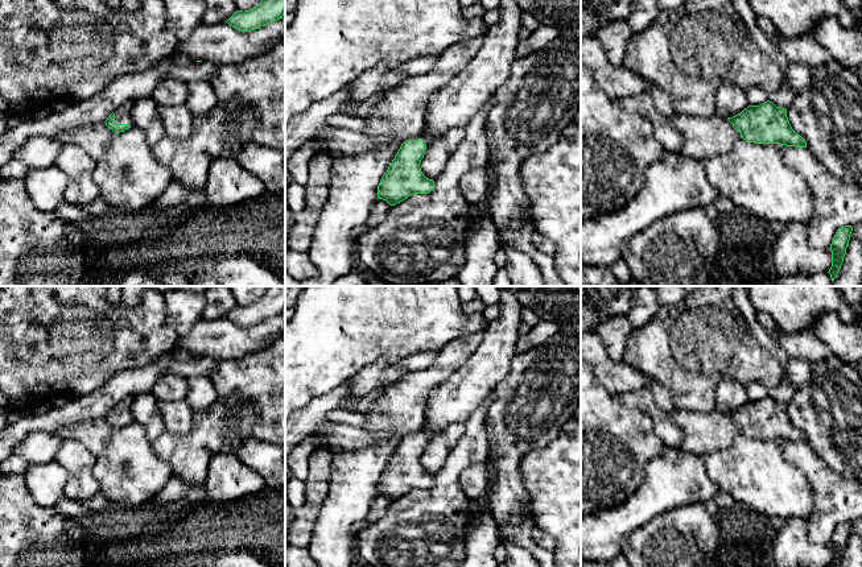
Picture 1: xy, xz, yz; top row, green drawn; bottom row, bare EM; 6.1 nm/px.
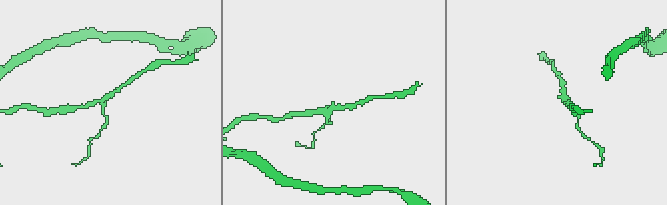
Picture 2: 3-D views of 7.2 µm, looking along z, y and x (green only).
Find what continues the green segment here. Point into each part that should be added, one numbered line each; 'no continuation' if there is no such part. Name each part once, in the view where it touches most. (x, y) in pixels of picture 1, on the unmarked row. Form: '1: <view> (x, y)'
1: xy (122, 412)

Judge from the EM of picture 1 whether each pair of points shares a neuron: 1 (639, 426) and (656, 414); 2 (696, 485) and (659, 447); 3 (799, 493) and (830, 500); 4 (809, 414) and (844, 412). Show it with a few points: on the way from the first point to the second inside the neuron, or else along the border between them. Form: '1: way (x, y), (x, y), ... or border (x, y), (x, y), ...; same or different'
1: border (622, 404), (640, 409), (665, 445); different
2: border (667, 447), (647, 464), (646, 476); different
3: border (797, 468), (812, 492), (812, 513), (807, 520); different
4: way (817, 423), (820, 426), (829, 426), (834, 421); same

